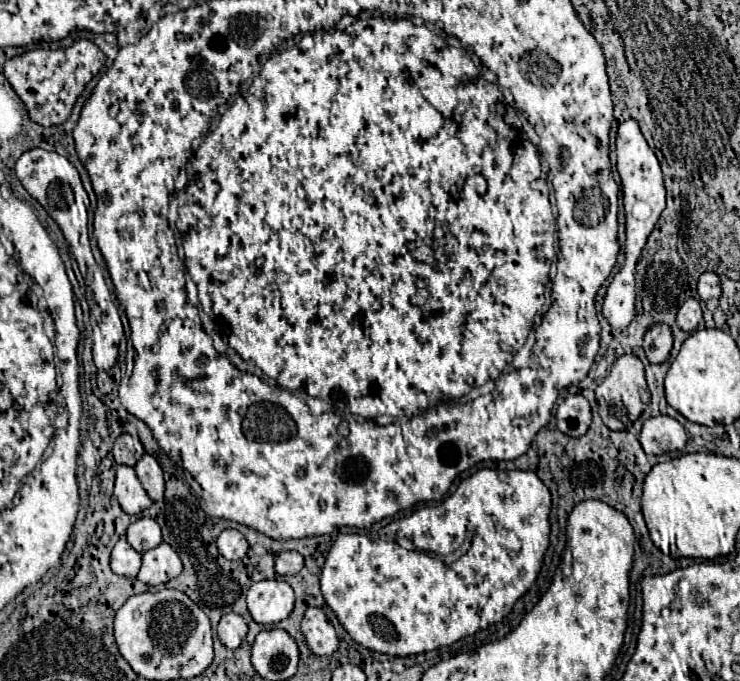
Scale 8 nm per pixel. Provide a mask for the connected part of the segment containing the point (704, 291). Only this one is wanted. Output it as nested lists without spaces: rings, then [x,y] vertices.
[[[703,273],[699,277],[699,285],[697,285],[697,293],[703,301],[707,299],[719,299],[721,297],[721,283],[719,277],[715,273]]]

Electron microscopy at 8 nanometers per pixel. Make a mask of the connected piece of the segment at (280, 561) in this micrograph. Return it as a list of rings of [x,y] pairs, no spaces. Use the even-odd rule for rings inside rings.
[[[285,551],[285,553],[277,555],[277,559],[275,559],[275,571],[279,575],[295,575],[295,573],[299,573],[303,569],[303,563],[305,563],[305,559],[303,559],[301,553],[297,553],[297,551]]]

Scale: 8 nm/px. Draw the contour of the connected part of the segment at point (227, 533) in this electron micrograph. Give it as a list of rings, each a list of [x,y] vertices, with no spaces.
[[[225,529],[217,537],[217,549],[225,559],[241,559],[249,551],[249,543],[237,529]]]

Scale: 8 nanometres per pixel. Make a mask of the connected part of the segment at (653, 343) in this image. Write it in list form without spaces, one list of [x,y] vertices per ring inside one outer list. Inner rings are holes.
[[[655,323],[645,333],[645,355],[651,363],[663,363],[669,357],[669,351],[673,347],[673,335],[671,327],[665,323]]]

